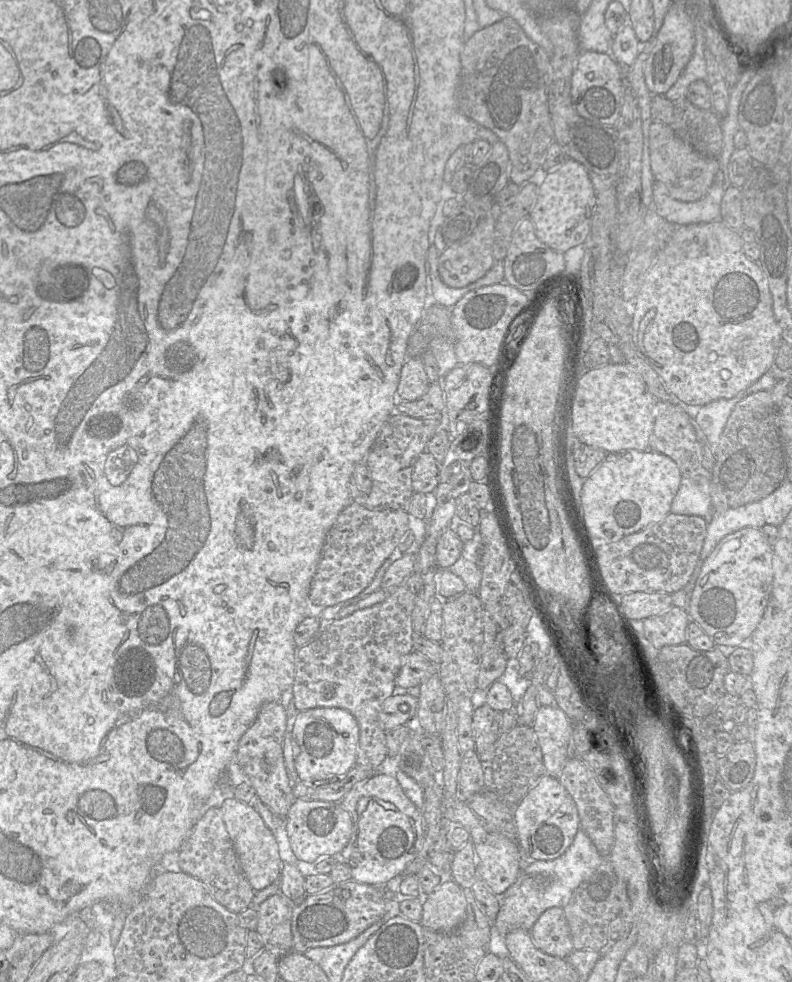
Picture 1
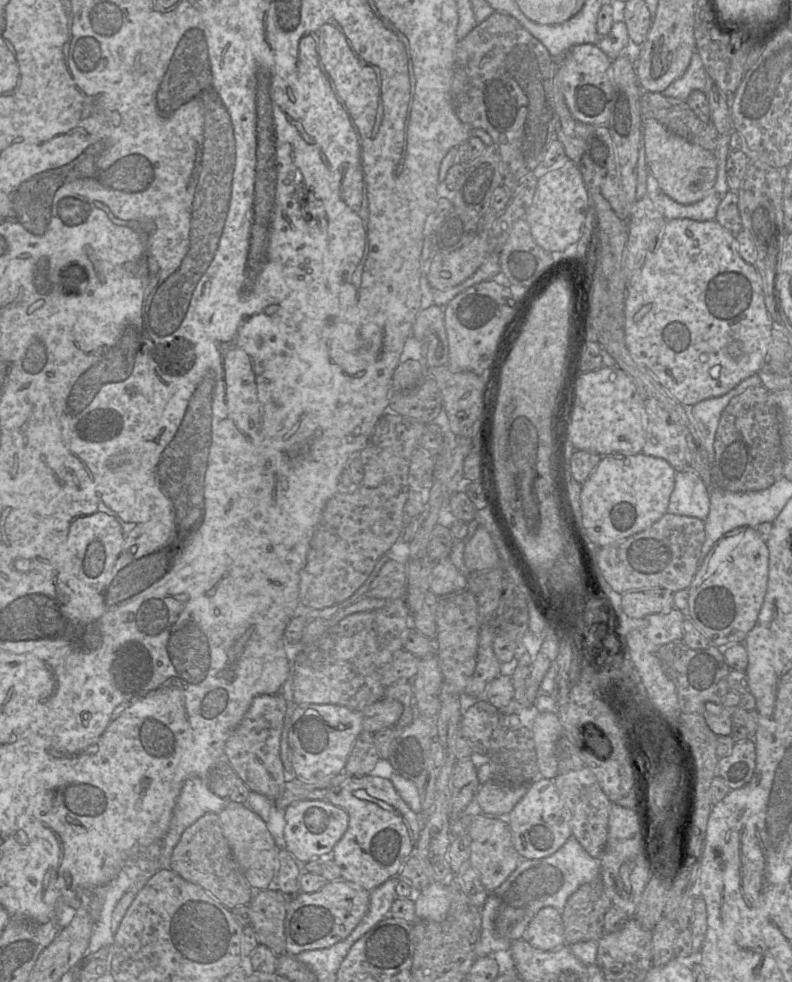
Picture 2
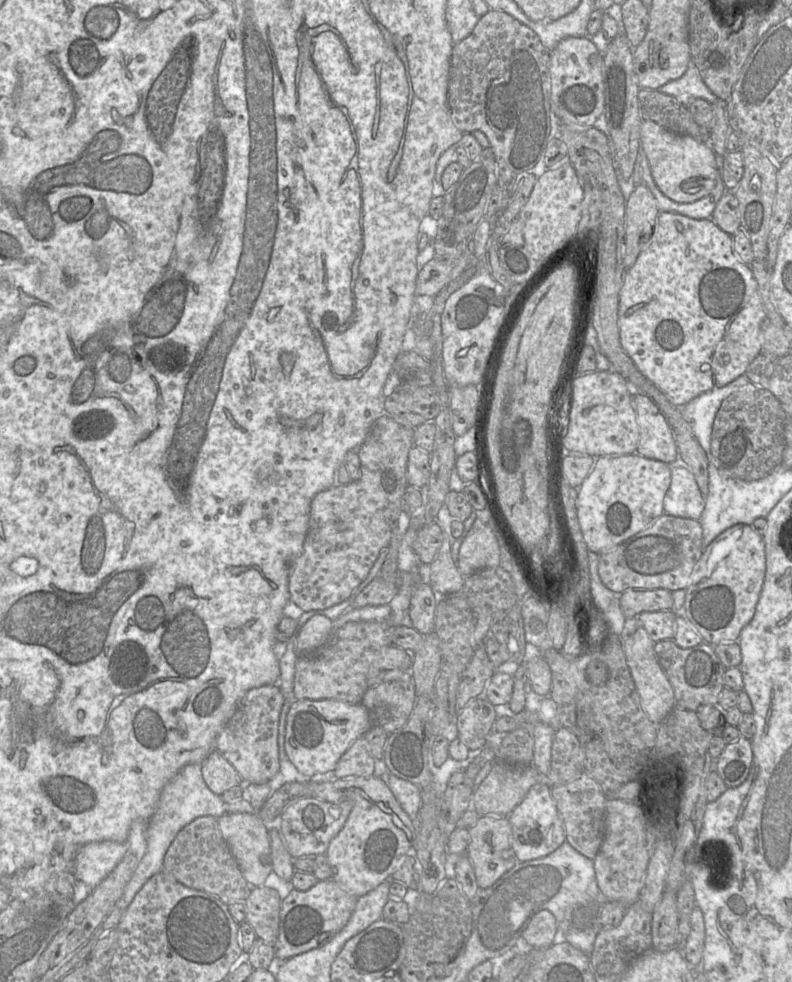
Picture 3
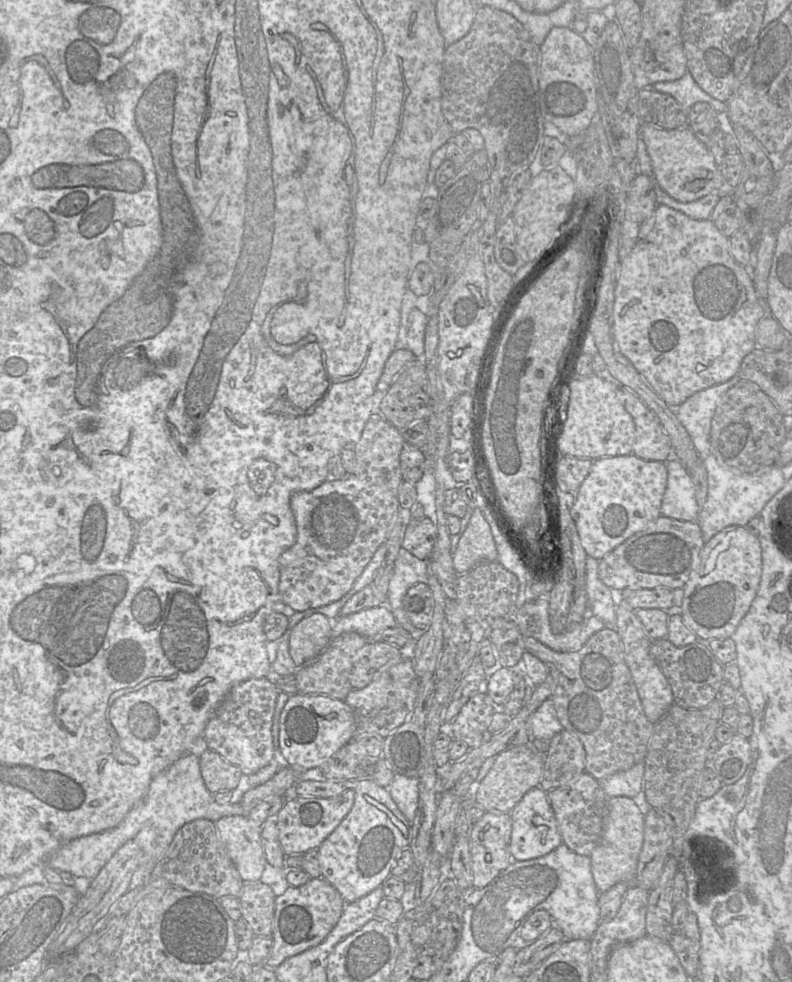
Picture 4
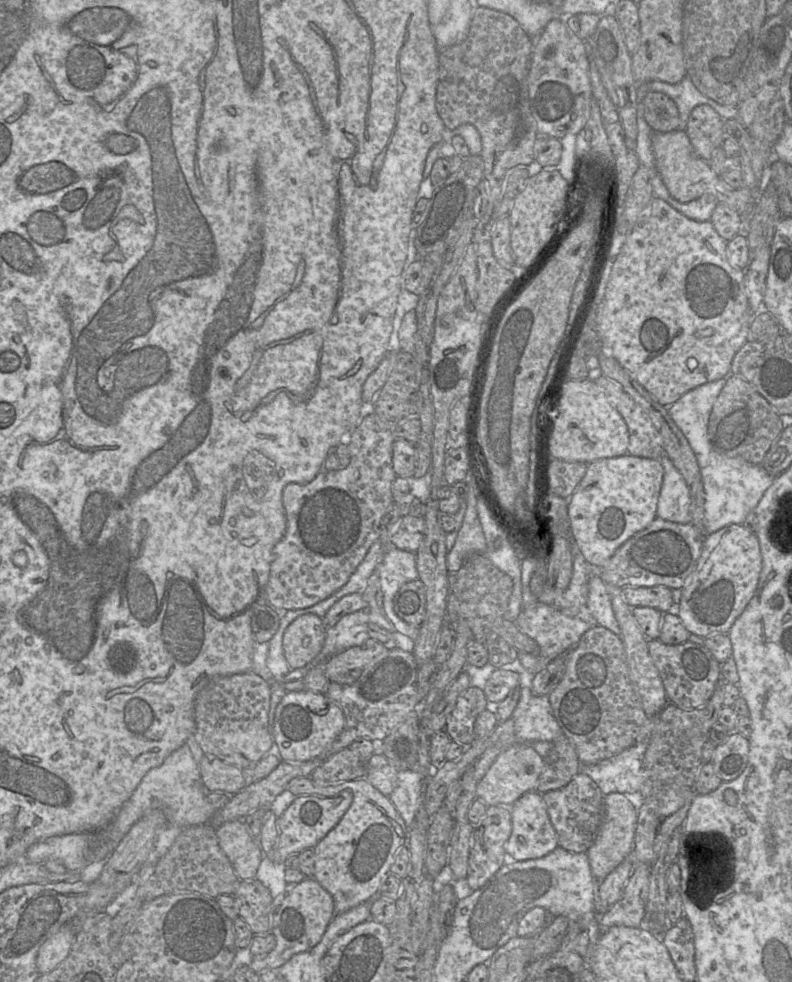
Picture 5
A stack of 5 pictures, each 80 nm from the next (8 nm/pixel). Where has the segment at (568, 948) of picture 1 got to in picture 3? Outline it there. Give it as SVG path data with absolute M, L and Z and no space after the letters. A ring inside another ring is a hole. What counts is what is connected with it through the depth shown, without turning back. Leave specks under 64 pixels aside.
M541 910L530 920L522 938L529 947L545 949L559 938L559 927L554 915L549 910Z

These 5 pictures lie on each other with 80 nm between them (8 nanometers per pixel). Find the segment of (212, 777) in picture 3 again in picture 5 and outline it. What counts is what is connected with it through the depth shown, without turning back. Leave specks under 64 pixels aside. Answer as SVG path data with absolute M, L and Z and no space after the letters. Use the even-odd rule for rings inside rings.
M204 754L198 765L201 780L208 791L235 794L246 785L240 768L214 755Z

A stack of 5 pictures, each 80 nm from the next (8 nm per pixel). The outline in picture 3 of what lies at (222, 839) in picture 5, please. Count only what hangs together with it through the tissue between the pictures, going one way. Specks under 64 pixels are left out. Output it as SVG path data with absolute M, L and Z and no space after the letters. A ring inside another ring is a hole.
M228 813L217 819L222 837L245 880L250 887L264 886L267 876L273 871L273 867L270 838L263 821L257 814L248 813Z

